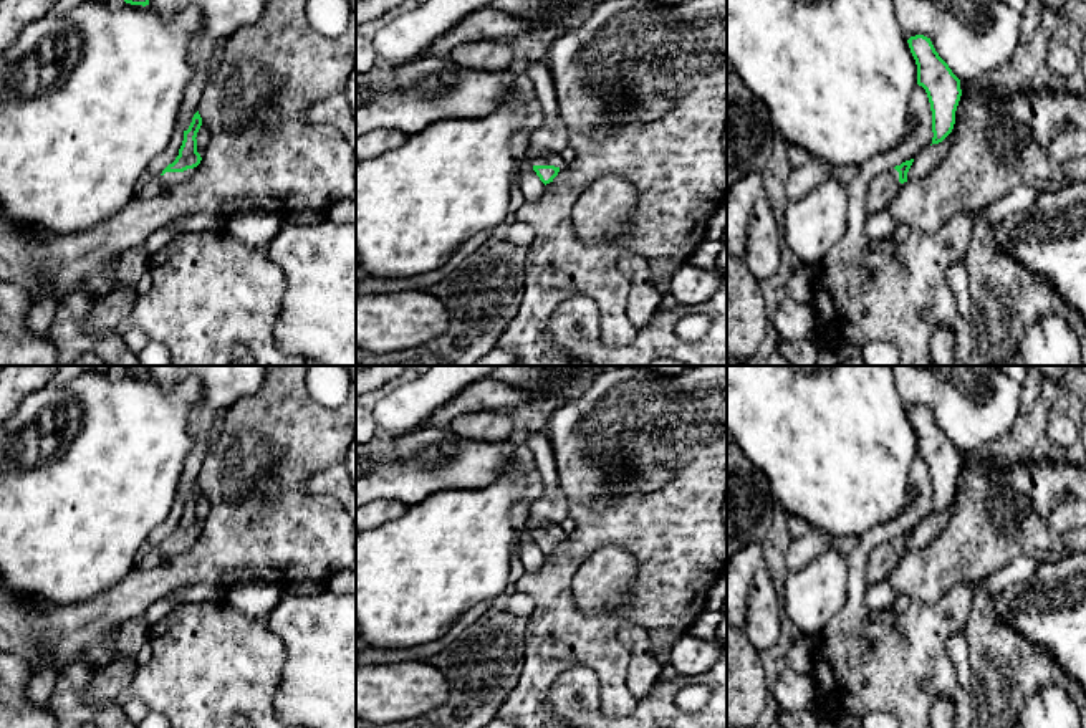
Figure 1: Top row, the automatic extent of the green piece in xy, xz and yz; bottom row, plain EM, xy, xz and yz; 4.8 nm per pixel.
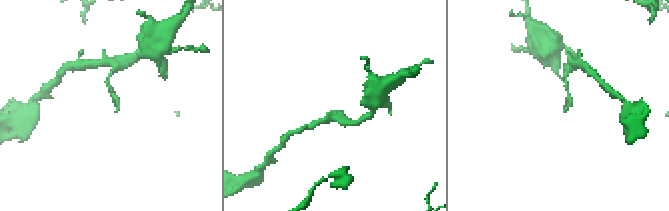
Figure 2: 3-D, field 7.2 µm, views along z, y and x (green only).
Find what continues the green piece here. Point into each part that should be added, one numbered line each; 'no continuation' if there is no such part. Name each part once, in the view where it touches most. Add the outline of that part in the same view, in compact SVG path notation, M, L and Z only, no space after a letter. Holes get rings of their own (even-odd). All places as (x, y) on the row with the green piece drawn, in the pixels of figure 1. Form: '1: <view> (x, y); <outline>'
1: xy (169, 179); M190 169L184 172L166 172L164 175L161 175L162 179L161 194L166 194L171 189L180 185L189 174L190 174Z

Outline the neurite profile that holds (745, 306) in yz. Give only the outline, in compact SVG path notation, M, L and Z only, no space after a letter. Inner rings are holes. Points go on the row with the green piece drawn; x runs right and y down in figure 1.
M727 250L727 357L753 359L765 338L766 308L760 281L745 260Z

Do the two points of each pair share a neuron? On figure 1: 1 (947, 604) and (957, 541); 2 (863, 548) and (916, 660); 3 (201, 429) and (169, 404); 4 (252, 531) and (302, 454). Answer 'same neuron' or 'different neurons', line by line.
1: different neurons
2: same neuron
3: different neurons
4: same neuron

